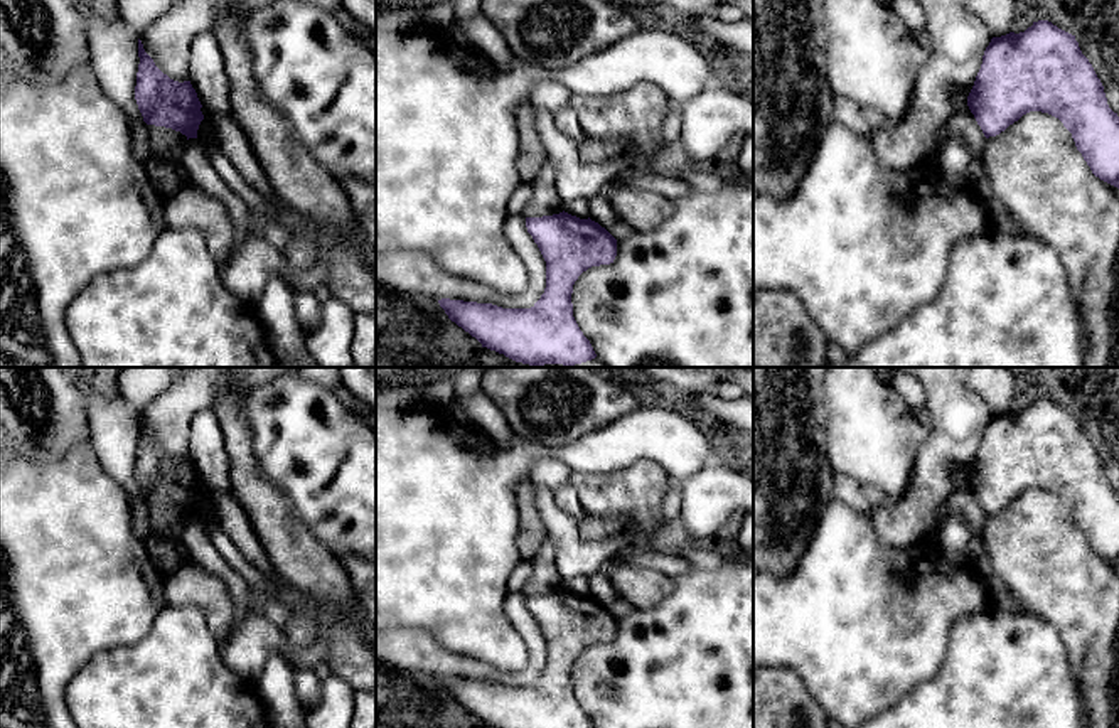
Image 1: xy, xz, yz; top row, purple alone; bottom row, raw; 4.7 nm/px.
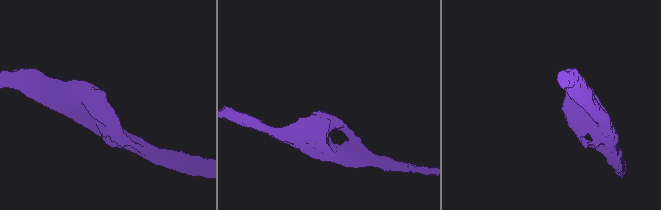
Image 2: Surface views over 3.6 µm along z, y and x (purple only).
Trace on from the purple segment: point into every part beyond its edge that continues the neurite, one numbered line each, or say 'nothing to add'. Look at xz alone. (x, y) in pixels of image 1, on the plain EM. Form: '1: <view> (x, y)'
nothing to add

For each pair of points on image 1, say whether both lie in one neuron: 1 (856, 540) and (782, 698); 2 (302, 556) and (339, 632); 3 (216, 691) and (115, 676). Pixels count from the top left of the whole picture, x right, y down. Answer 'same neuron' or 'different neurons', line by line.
1: different neurons
2: different neurons
3: same neuron

